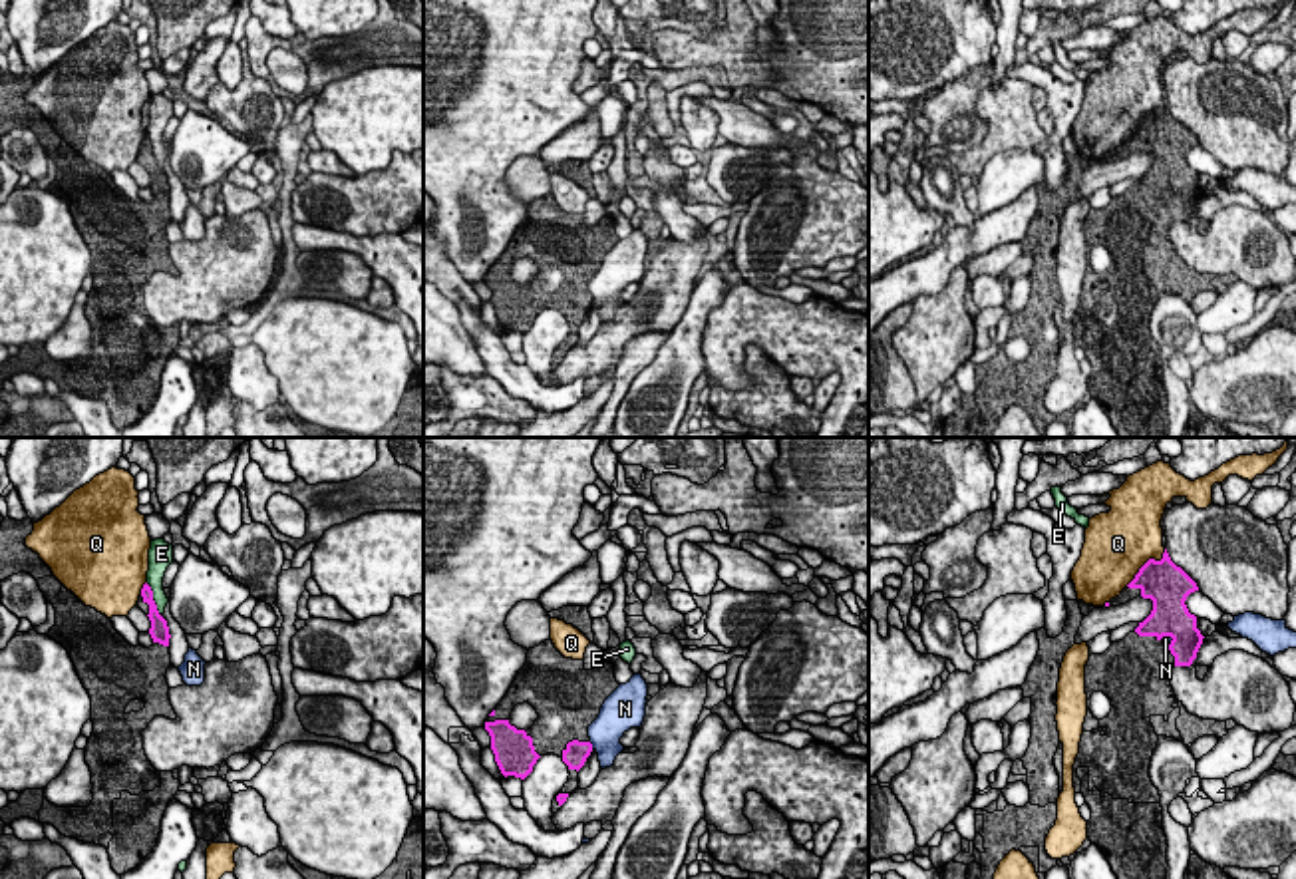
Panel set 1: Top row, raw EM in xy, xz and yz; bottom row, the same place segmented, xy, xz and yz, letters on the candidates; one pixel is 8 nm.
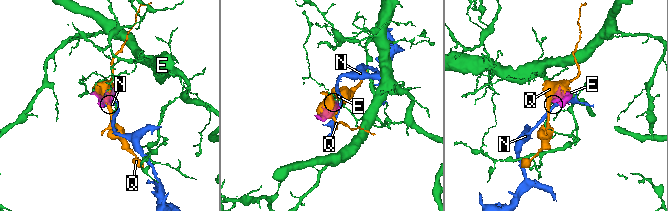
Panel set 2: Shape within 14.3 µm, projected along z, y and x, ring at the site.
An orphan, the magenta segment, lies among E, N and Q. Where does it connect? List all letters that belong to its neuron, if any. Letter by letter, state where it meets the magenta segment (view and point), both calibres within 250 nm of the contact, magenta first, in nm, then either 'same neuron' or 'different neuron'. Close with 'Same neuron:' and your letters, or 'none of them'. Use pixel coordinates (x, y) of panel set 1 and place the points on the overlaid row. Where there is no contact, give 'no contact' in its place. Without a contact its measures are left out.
E: xy (154, 601) | 160/140 nm | different neuron
N: xz (591, 746) | 190/280 nm | different neuron
Q: yz (1145, 563) | 360/500 nm | different neuron
Same neuron: none of them

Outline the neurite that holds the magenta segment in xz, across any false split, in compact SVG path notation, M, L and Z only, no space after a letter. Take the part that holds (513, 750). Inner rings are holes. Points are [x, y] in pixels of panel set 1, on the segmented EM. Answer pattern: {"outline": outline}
{"outline": "M551 638L529 648L525 666L485 720L485 730L491 736L491 750L501 774L505 778L515 776L525 780L537 760L547 754L559 756L568 770L578 772L592 752L588 726L598 718L604 700L618 686L612 662L602 662L598 668L586 670L584 660L565 658ZM523 702L529 702L539 714L527 732L509 724L513 708Z"}

